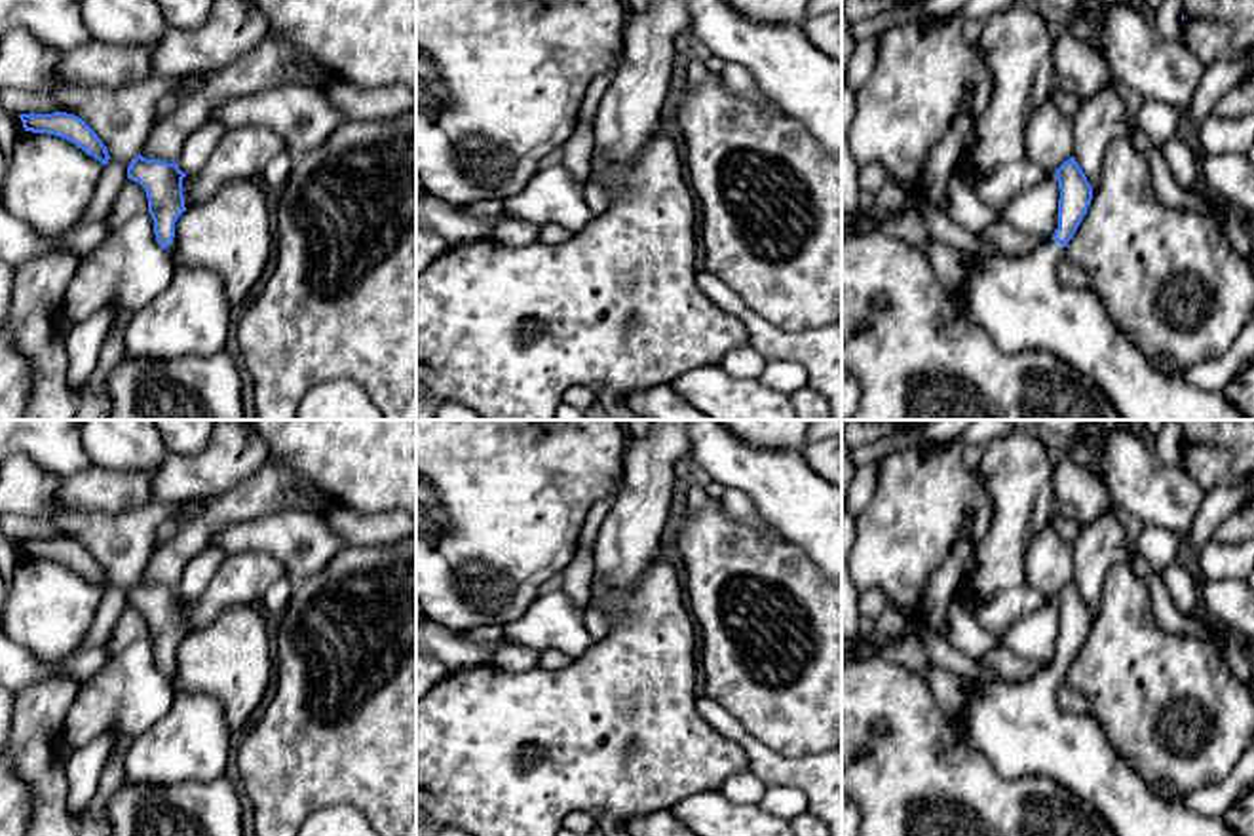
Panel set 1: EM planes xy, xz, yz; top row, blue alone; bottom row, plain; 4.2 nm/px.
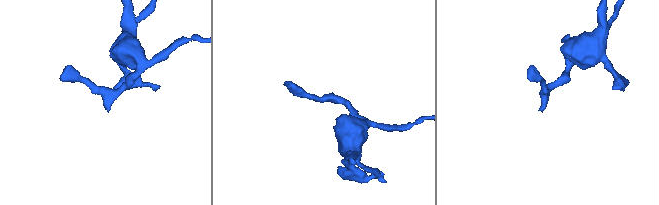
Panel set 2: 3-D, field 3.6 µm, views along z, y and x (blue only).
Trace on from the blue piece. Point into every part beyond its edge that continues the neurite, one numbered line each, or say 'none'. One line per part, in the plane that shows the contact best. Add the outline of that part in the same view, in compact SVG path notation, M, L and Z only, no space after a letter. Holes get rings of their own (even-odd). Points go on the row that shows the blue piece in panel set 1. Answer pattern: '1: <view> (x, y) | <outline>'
1: yz (1019, 301) | M1049 239L1026 256L973 256L969 279L954 289L961 314L982 325L1007 353L1049 352L1087 374L1106 393L1121 420L1244 420L1222 391L1201 390L1157 369L1112 321L1091 291L1064 287L1056 266L1066 247Z

